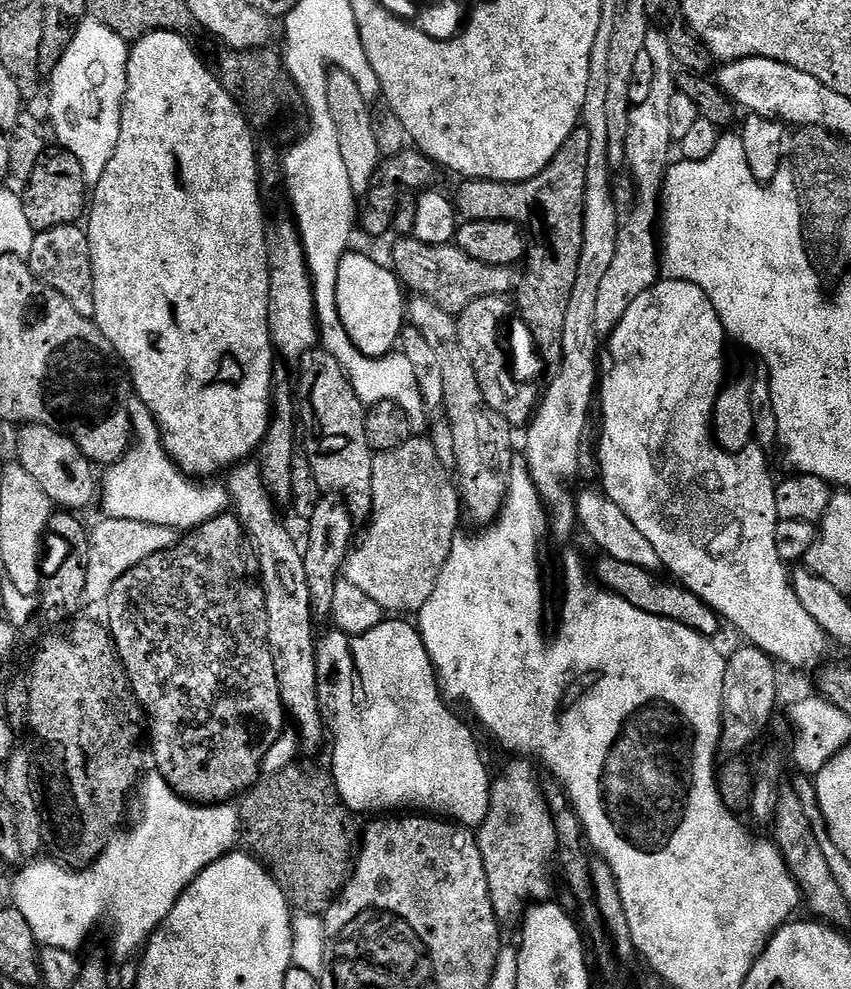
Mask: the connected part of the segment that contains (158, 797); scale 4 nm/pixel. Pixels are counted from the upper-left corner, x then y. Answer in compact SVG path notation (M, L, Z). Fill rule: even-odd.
M149 772L138 788L140 817L133 822L132 828L125 827L117 832L90 867L73 870L55 859L40 858L19 869L21 872L12 884L11 903L24 915L30 930L34 930L37 945L79 953L96 923L108 912L112 919L112 948L120 962L127 961L152 939L153 932L168 917L170 910L174 910L178 898L192 885L194 878L198 878L206 866L218 862L237 847L242 833L240 809L235 803L194 804L182 799L159 772Z

